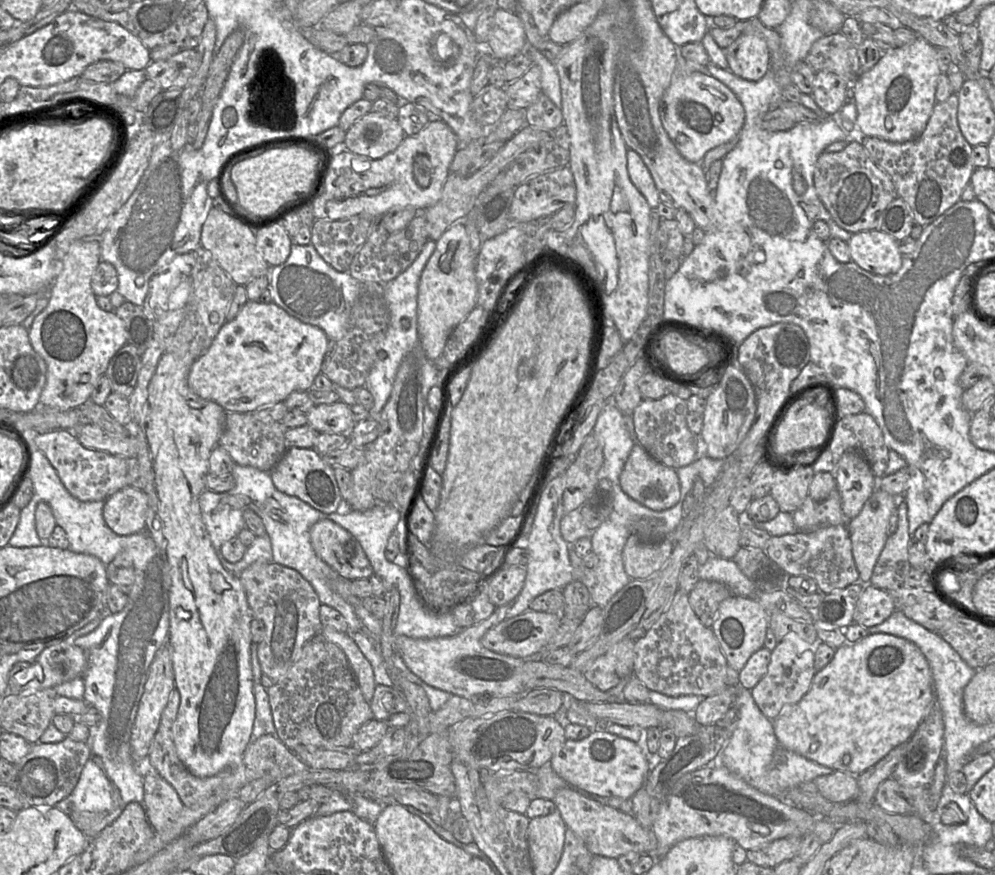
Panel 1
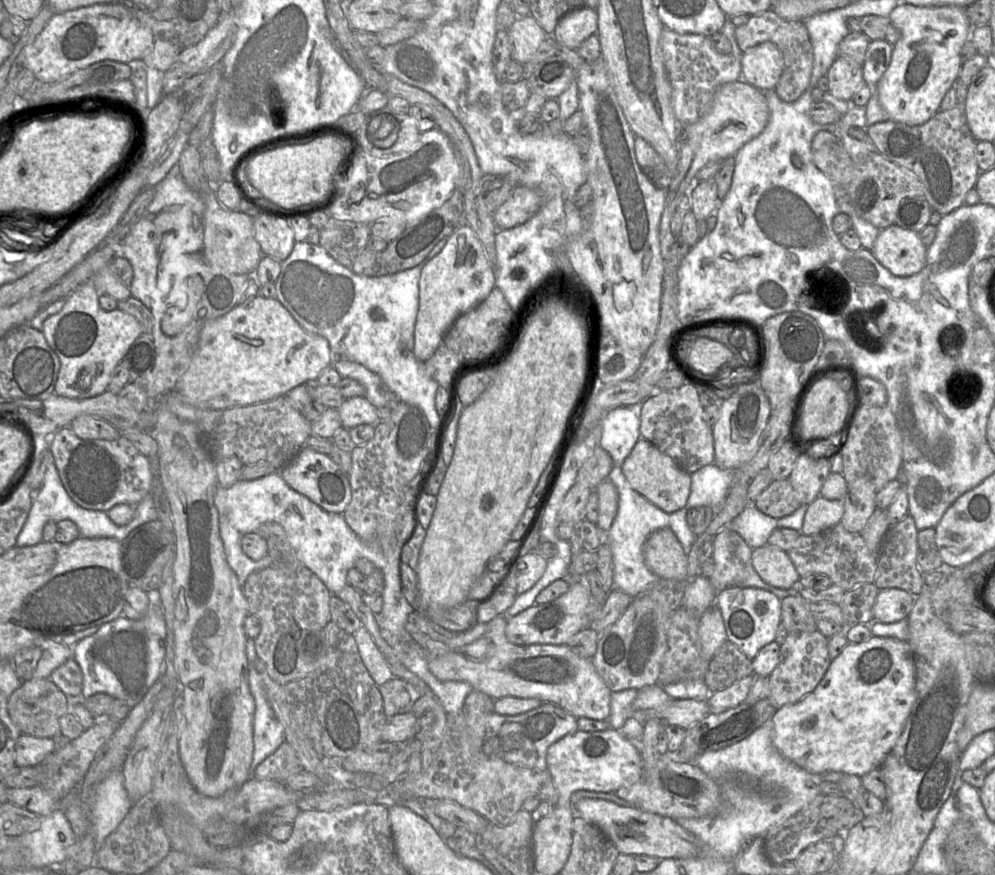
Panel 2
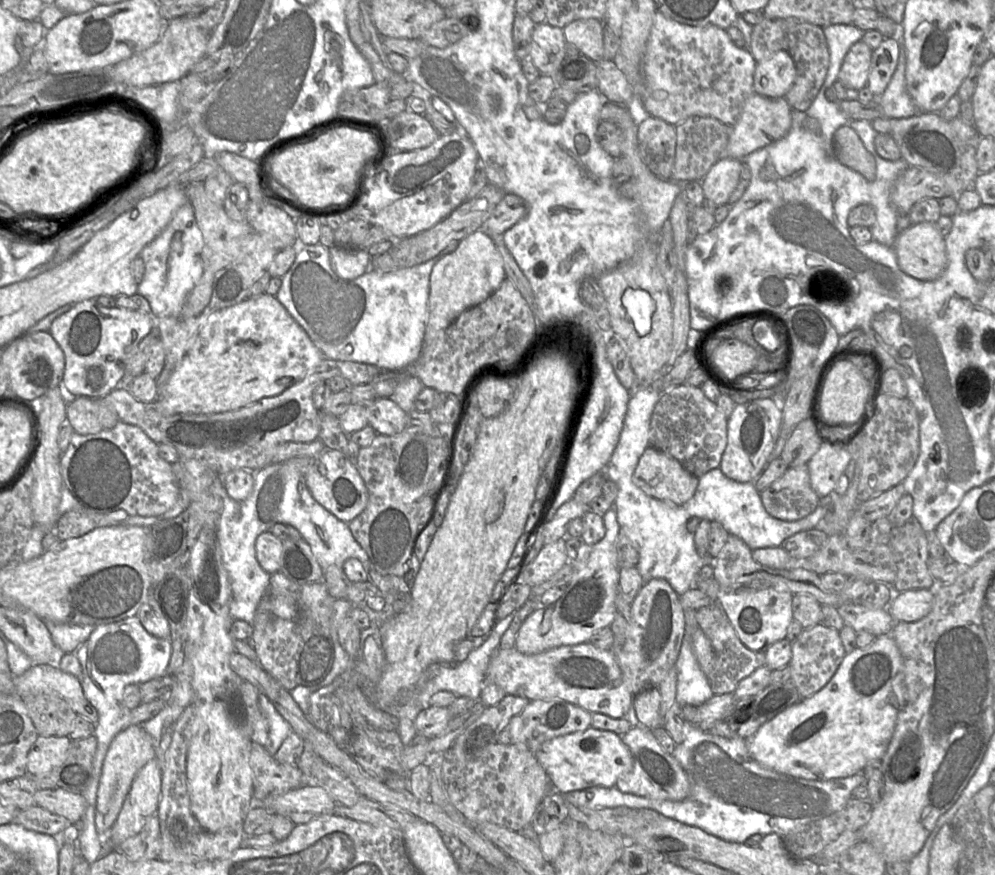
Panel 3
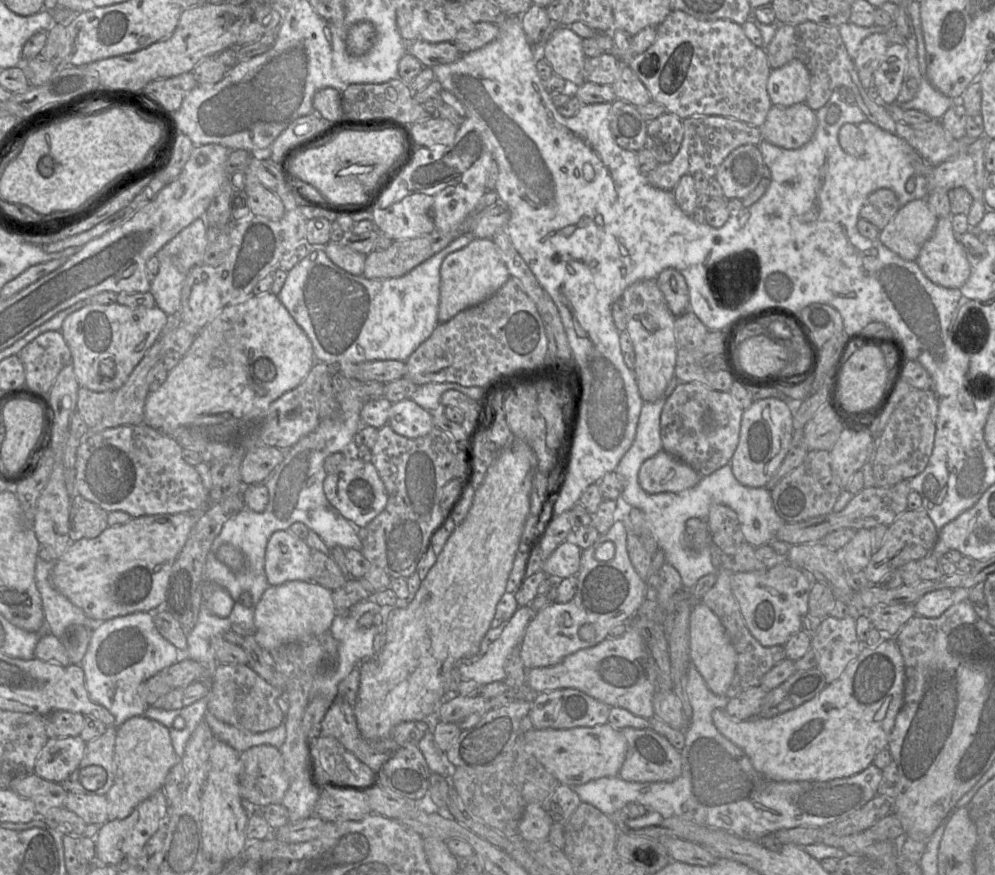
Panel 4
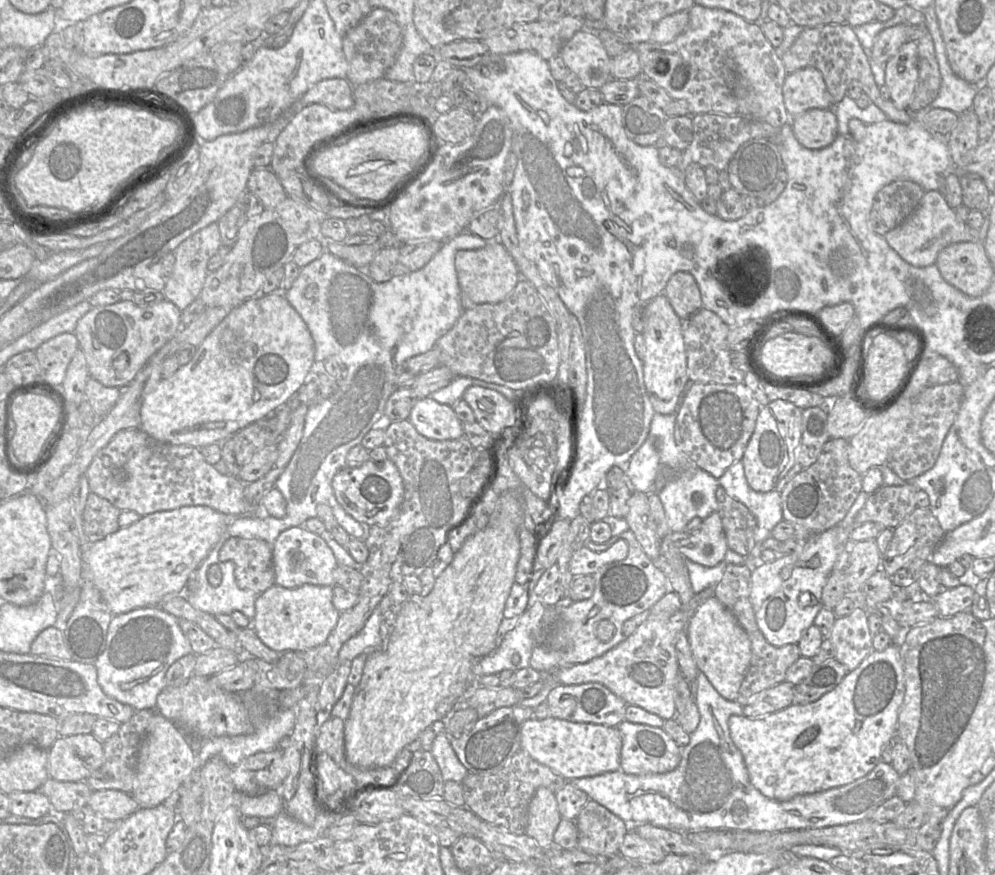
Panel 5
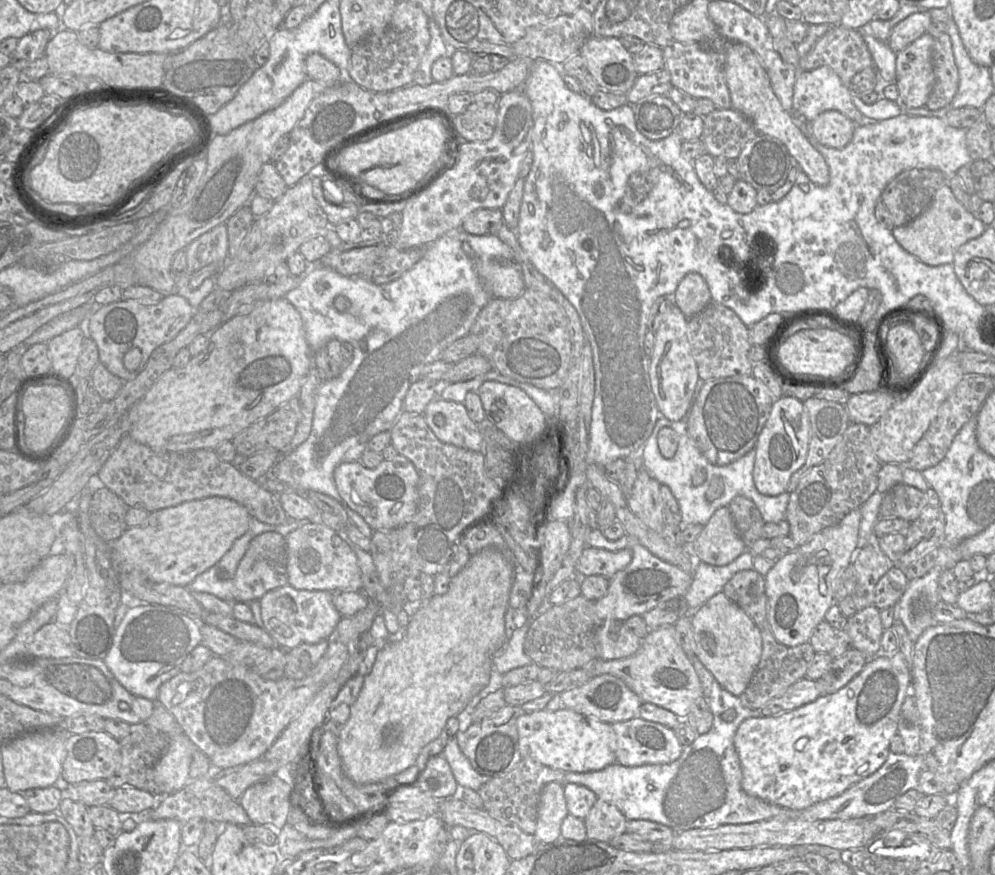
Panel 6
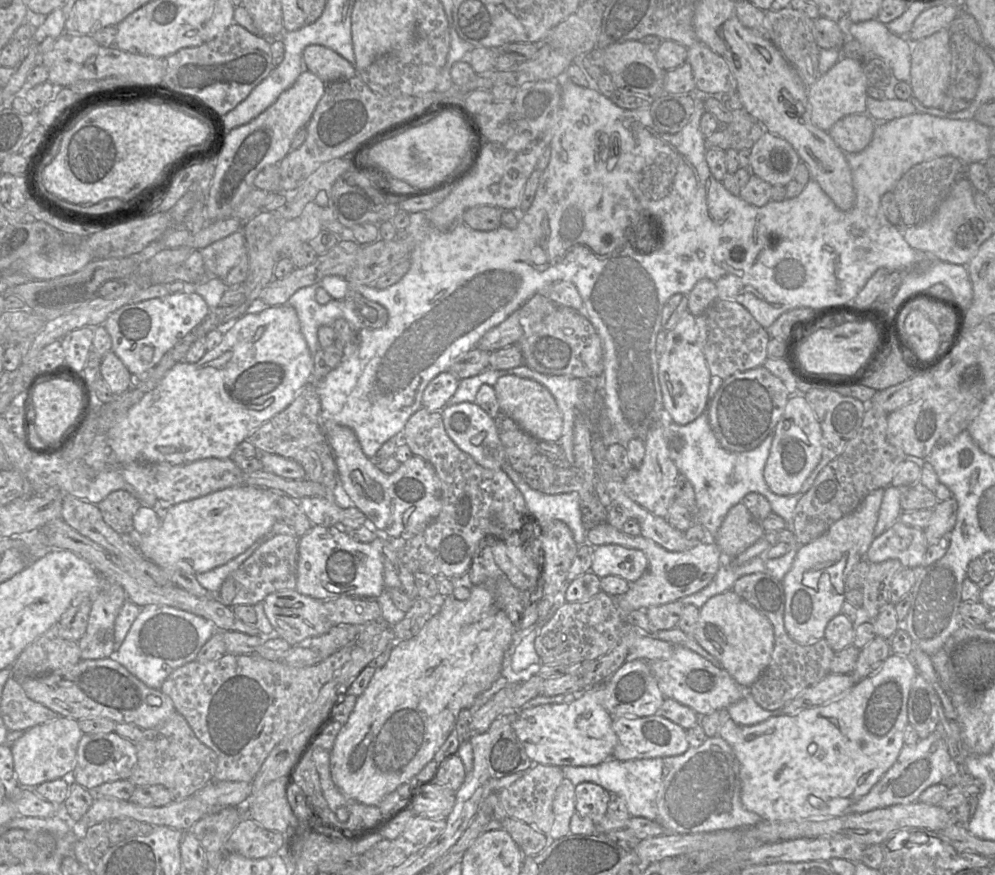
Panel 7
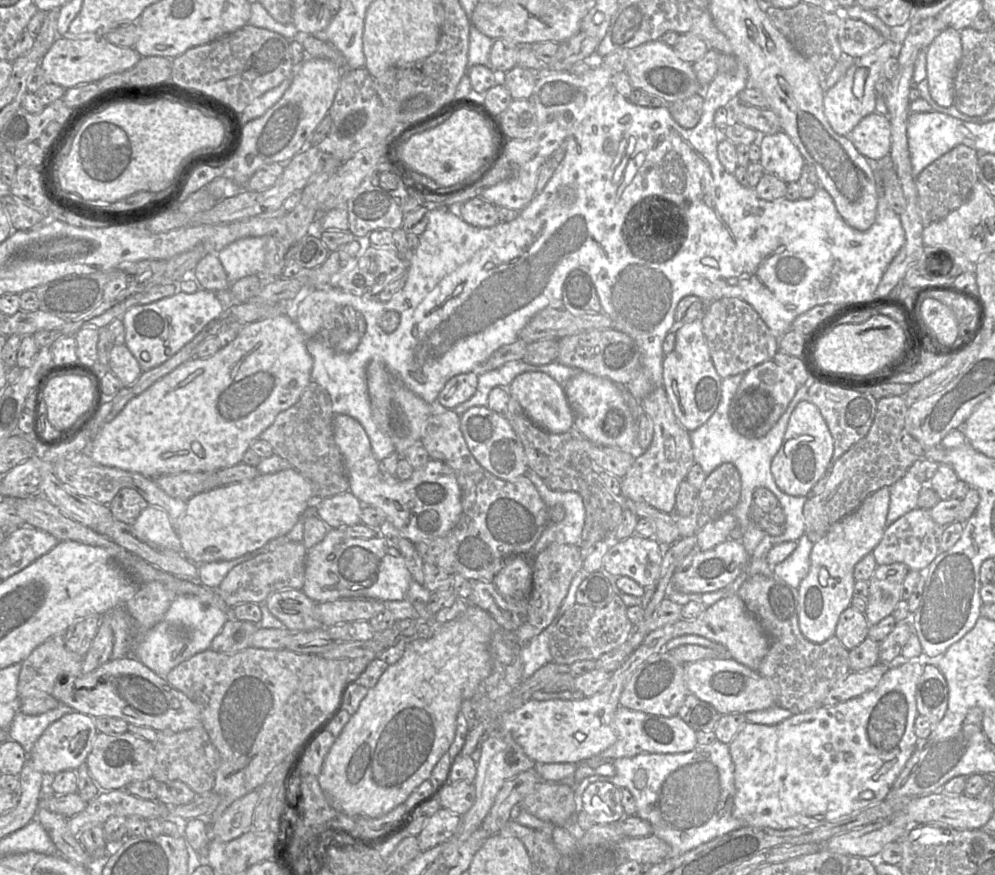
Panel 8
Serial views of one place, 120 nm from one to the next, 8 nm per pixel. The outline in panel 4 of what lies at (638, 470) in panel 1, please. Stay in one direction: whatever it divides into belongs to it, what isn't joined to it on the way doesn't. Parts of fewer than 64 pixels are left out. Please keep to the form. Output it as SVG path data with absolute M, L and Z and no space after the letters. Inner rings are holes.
M664 450L645 460L638 473L640 486L650 494L678 493L694 487L701 477L689 465Z

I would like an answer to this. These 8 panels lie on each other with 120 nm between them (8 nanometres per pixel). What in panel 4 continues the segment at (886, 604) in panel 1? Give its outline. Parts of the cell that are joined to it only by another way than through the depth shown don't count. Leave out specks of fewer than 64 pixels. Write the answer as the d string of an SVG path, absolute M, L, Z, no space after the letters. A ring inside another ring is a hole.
M941 589L926 593L913 606L916 615L918 616L927 618L938 618L954 603L957 603L962 600L969 600L969 589Z

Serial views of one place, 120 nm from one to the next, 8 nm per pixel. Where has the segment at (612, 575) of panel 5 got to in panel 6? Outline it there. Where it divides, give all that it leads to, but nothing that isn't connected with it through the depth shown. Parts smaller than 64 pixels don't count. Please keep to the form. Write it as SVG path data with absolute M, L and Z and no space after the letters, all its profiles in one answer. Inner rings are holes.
M598 527L588 535L587 545L613 552L623 549L630 549L633 552L632 561L609 579L607 594L595 601L595 614L599 620L596 630L598 659L627 658L638 651L642 638L628 628L626 620L633 615L642 616L661 602L684 596L692 584L693 575L659 559L639 539L627 533L618 540L610 541Z

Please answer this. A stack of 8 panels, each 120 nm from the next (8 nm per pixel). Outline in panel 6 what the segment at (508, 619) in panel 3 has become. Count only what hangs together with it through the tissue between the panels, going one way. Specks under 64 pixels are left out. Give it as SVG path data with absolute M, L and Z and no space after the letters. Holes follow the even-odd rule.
M545 593L537 611L527 618L523 626L517 628L513 632L505 652L501 656L493 656L492 665L497 671L501 674L505 674L514 668L527 666L533 663L532 659L525 653L524 641L532 622L549 610L551 606L552 604L549 602L549 596L546 596Z

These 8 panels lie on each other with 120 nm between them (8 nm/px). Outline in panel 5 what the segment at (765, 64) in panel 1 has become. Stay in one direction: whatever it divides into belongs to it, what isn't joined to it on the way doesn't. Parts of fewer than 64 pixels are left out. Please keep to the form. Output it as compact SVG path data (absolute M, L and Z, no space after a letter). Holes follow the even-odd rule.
M815 67L788 73L782 94L790 119L810 109L830 109L833 106L833 98L827 90L823 75Z

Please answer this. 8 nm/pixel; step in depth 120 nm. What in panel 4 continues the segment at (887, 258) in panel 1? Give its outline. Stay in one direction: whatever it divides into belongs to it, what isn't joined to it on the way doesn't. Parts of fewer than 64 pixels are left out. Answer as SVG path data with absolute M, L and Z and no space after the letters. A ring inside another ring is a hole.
M951 215L938 218L932 236L926 241L915 261L934 284L957 289L971 273L967 251L956 238Z

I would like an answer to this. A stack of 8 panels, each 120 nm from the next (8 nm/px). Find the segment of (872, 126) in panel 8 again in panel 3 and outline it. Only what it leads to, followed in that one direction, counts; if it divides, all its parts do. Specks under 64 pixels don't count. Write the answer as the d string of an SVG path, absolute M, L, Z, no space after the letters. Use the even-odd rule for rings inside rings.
M752 93L745 101L739 117L732 124L732 130L721 158L743 160L751 152L765 147L781 138L792 124L792 108L785 98L769 98Z

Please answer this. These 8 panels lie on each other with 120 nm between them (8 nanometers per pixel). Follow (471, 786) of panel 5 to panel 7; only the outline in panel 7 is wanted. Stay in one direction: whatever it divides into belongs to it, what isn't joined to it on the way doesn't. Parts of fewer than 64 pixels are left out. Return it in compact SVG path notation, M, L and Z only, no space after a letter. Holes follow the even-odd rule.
M534 764L520 779L494 793L497 794L500 805L509 817L548 834L554 822L553 800L555 792L563 779L561 767Z

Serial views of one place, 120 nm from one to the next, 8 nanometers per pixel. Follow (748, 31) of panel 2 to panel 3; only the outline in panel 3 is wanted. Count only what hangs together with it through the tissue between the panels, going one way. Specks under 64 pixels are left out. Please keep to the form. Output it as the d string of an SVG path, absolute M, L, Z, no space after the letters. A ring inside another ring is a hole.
M798 18L768 19L752 26L749 48L758 62L770 58L778 51L786 51L794 61L796 76L785 95L792 109L807 110L824 84L830 63L830 52L823 28Z

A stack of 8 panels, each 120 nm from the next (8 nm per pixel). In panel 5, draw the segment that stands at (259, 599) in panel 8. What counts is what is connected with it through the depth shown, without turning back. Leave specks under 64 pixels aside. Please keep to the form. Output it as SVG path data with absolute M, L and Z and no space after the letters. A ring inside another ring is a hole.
M229 538L219 551L219 560L234 563L240 589L259 595L275 584L272 547L263 540Z

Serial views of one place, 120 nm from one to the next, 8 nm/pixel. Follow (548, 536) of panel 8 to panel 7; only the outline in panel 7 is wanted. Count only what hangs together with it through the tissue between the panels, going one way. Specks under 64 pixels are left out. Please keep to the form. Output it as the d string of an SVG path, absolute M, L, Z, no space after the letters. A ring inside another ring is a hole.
M505 463L502 470L522 493L528 513L532 514L537 522L560 520L569 527L577 545L585 542L586 530L582 524L580 498L577 492L547 495L532 489L509 464Z

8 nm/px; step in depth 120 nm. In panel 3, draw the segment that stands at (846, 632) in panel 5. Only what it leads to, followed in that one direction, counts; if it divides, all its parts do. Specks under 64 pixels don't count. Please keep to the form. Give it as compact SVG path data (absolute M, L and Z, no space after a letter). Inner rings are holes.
M823 622L799 634L792 641L792 657L788 666L801 699L806 699L821 690L831 680L845 655L840 632Z

